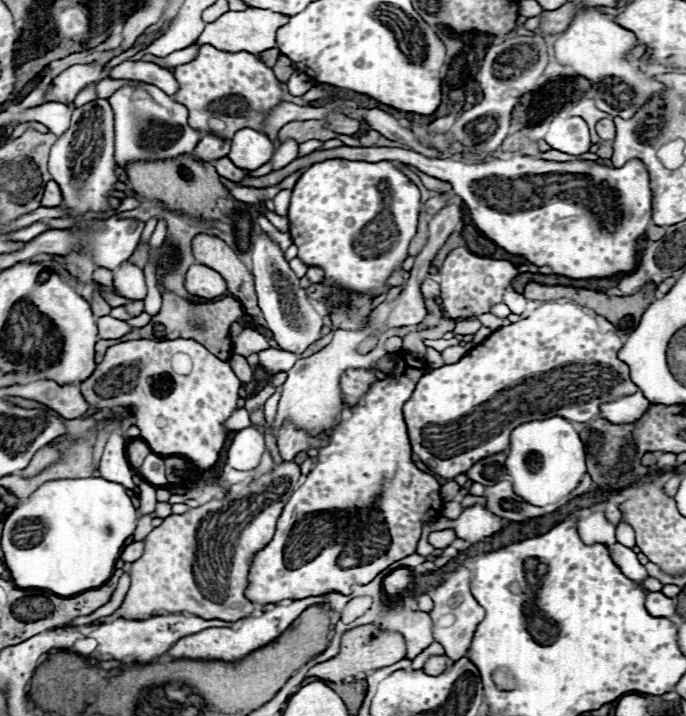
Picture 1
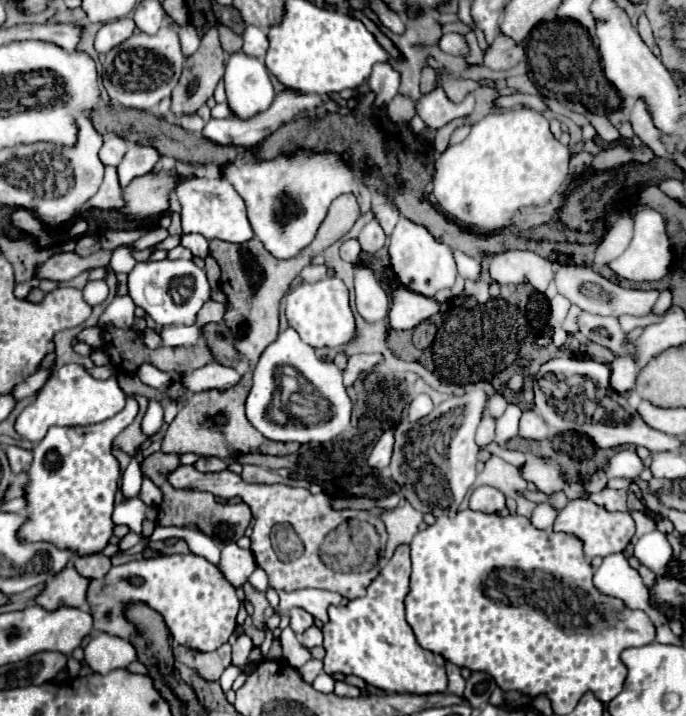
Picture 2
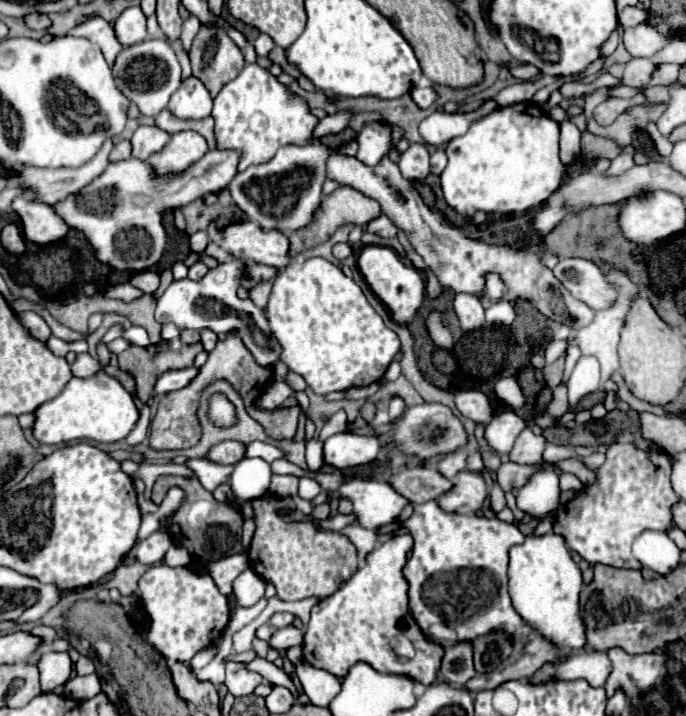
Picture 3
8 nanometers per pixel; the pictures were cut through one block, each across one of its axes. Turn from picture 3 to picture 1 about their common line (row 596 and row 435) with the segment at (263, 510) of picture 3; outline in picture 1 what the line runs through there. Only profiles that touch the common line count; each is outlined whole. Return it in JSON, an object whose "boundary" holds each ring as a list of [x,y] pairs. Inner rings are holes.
{"boundary":[[[284,426],[284,428],[280,428],[280,434],[278,434],[278,450],[284,460],[294,460],[294,456],[298,452],[308,450],[310,446],[318,448],[320,444],[324,444],[324,440],[328,440],[326,432],[322,432],[318,436],[308,436],[306,432],[294,430],[292,426]]]}

